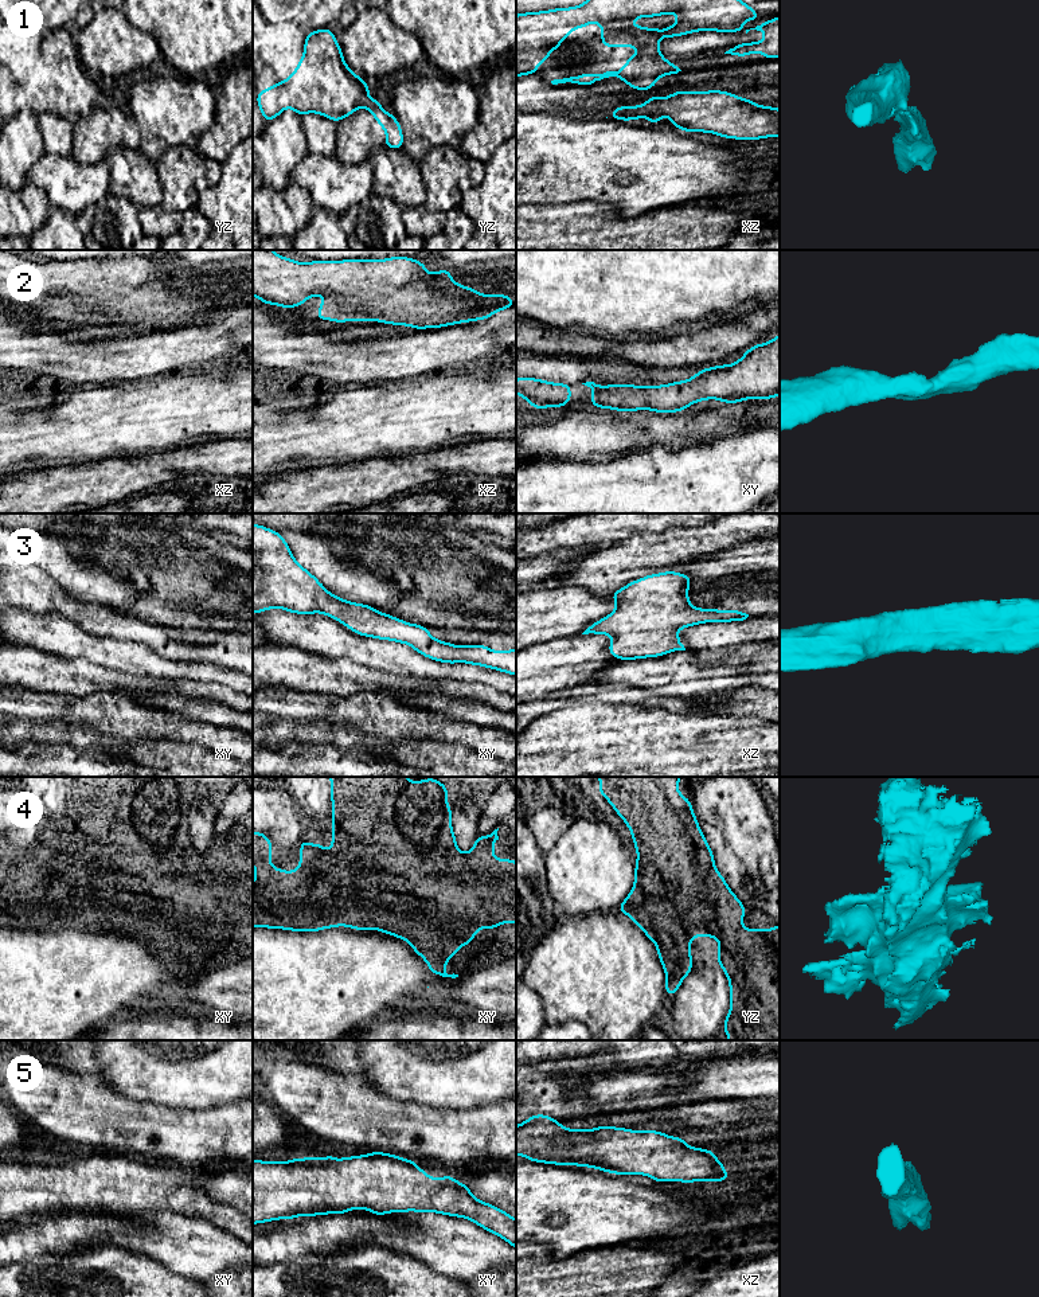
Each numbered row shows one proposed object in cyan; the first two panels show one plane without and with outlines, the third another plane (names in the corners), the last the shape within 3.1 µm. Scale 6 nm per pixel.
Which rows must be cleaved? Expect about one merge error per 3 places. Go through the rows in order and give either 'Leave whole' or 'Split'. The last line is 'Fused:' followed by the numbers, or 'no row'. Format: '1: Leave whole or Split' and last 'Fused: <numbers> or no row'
1: Split
2: Leave whole
3: Leave whole
4: Leave whole
5: Leave whole
Fused: 1

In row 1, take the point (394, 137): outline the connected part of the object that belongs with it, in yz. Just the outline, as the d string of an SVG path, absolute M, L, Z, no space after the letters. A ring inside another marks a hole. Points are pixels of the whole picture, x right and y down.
M367 99L358 106L358 109L368 109L376 122L386 132L386 148L403 148L403 133L399 121L390 113L384 112L380 106L380 99Z

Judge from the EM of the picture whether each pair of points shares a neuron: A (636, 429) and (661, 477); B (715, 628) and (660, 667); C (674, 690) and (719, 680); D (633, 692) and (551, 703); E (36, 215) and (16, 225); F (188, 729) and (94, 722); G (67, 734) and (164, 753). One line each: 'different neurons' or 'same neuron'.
A: different neurons
B: different neurons
C: same neuron
D: same neuron
E: same neuron
F: same neuron
G: same neuron

